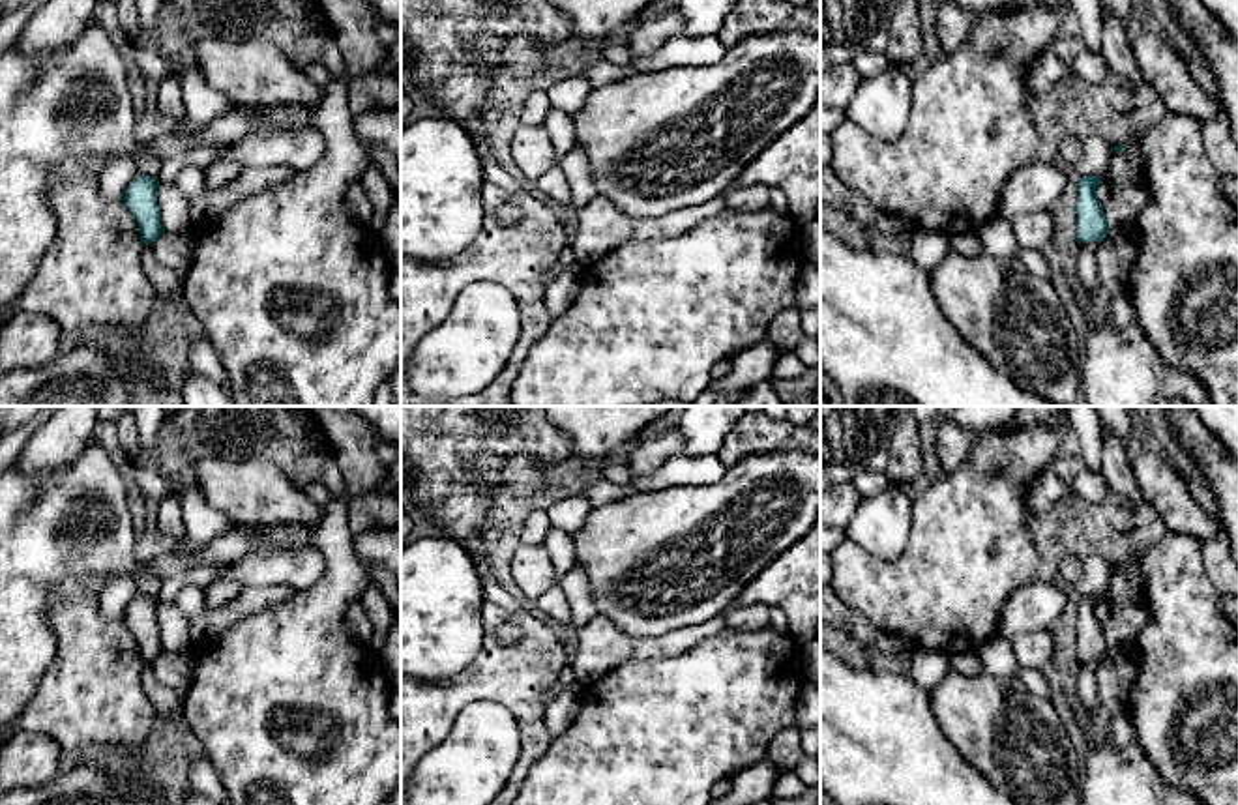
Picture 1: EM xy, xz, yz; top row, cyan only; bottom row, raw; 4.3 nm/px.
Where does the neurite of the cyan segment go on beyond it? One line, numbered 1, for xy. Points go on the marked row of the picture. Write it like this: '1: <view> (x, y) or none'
1: none

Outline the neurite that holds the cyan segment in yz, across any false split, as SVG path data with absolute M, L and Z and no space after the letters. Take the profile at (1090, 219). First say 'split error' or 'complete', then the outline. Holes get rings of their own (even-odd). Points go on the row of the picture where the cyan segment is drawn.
complete; M1083 176L1079 180L1079 197L1075 204L1077 213L1077 236L1079 245L1086 242L1101 243L1111 232L1105 221L1101 200L1096 197L1099 187L1099 176Z

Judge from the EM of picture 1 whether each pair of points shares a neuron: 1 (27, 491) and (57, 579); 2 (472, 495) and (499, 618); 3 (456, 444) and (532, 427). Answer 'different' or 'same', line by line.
1: same
2: different
3: same

